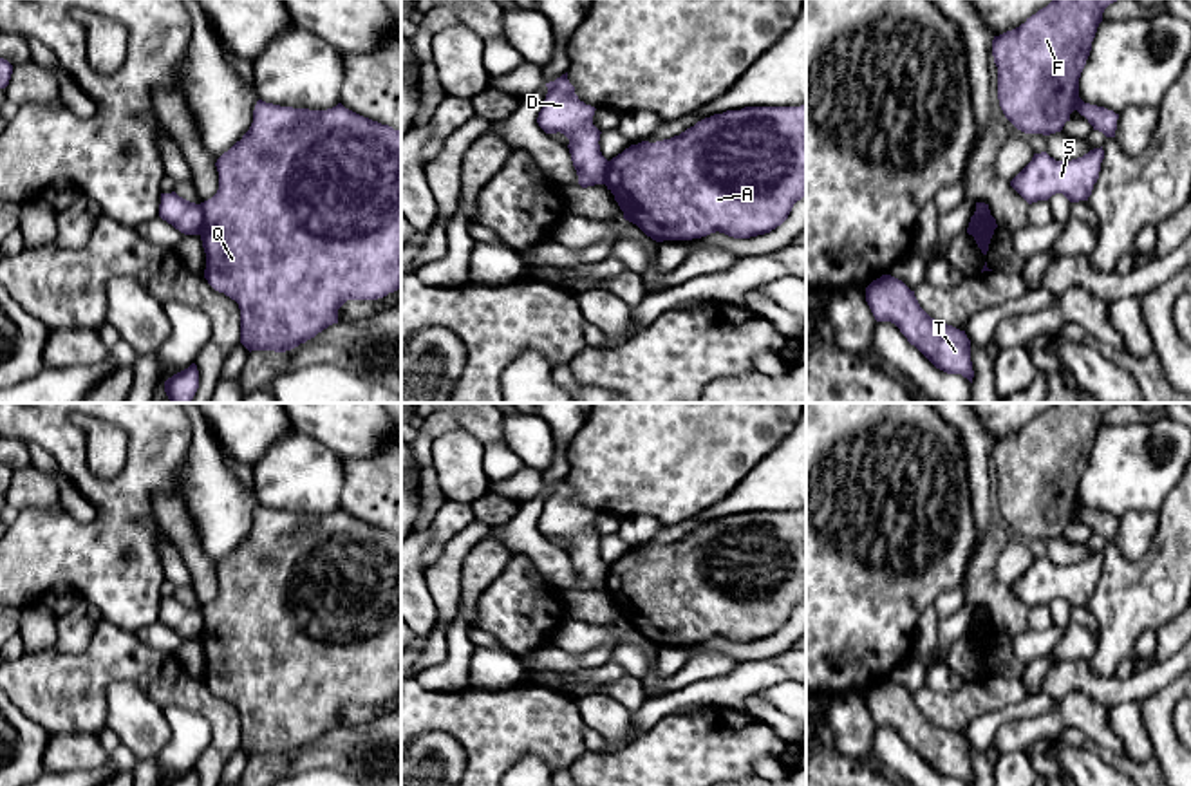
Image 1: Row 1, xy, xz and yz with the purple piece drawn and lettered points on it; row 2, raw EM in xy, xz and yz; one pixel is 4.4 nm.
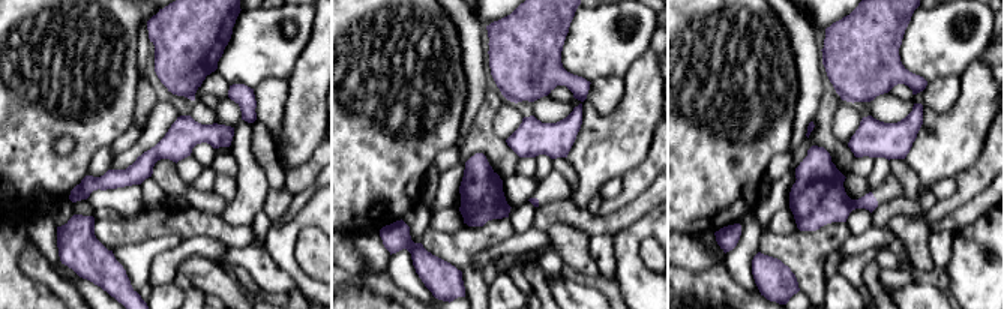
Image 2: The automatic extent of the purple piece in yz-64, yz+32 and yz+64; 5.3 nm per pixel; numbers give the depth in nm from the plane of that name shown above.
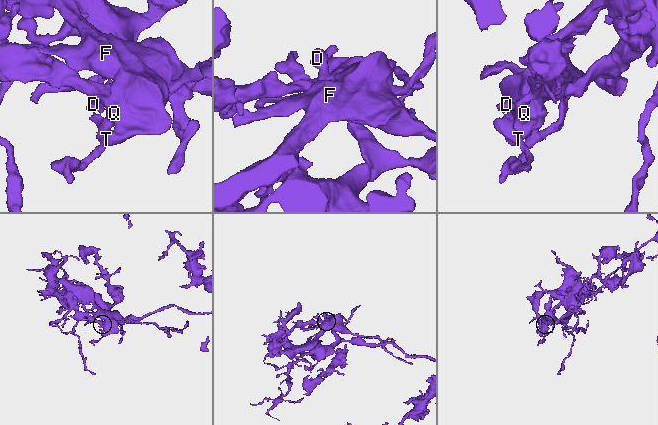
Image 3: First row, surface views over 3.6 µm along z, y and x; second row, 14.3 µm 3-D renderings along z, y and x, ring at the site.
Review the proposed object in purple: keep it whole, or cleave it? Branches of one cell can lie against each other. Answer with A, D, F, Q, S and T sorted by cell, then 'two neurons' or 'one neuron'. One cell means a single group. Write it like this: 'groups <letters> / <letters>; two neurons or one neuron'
groups A F Q T / D S; two neurons

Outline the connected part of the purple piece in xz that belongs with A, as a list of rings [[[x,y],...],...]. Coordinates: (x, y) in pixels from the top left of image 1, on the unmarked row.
[[[806,510],[745,511],[698,526],[680,540],[631,549],[607,569],[605,587],[624,623],[656,647],[692,645],[710,638],[750,643],[781,631],[806,600]]]

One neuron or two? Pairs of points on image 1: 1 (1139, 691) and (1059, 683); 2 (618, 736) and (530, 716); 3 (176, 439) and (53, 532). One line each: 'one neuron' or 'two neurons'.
1: one neuron
2: two neurons
3: one neuron

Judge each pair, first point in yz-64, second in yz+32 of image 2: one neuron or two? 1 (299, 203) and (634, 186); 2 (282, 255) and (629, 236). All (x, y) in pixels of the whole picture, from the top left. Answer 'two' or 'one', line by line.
1: two
2: one

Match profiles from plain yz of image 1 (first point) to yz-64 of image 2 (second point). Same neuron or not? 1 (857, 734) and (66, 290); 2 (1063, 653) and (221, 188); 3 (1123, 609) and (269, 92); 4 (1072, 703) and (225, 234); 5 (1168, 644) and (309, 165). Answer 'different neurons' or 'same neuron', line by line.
1: same neuron
2: same neuron
3: different neurons
4: different neurons
5: same neuron

